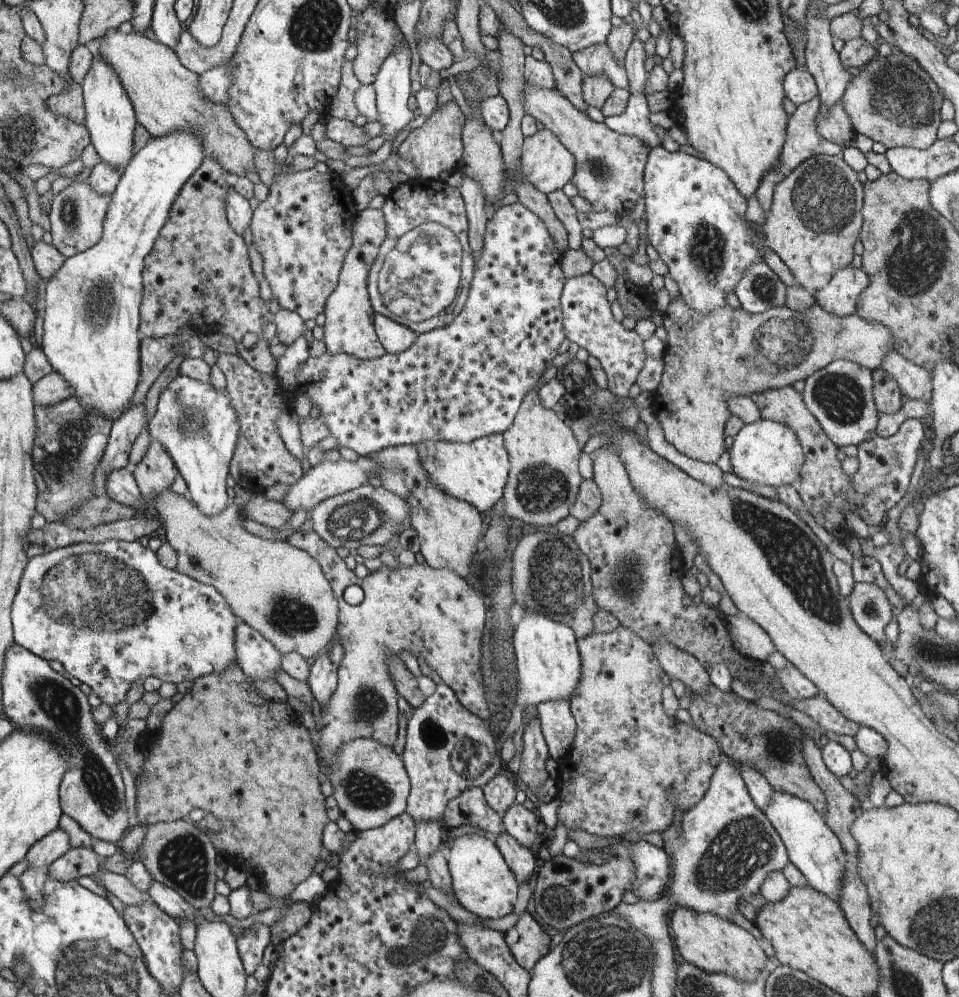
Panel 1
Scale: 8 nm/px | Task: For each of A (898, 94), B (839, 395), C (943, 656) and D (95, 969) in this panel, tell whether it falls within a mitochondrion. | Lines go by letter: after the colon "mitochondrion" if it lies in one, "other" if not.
A: mitochondrion
B: mitochondrion
C: mitochondrion
D: mitochondrion

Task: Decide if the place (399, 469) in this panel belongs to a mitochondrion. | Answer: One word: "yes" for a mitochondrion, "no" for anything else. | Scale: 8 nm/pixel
yes

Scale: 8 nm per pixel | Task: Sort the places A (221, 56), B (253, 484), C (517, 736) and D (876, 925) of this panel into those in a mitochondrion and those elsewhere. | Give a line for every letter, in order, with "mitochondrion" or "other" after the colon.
A: other
B: other
C: other
D: other

